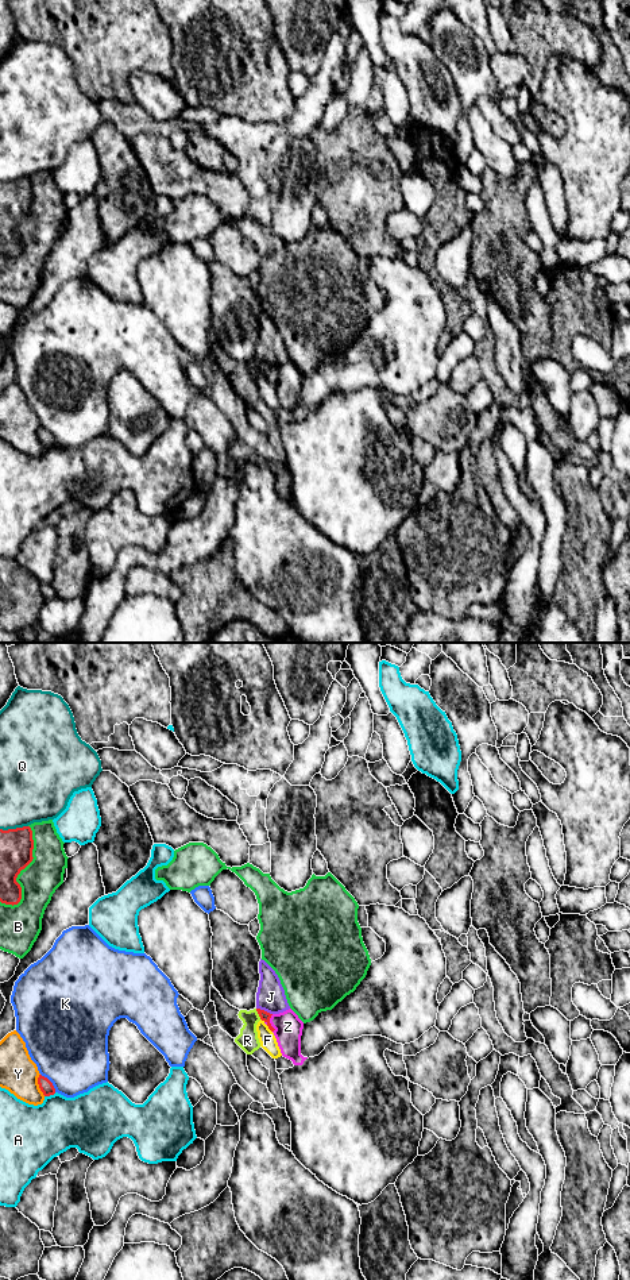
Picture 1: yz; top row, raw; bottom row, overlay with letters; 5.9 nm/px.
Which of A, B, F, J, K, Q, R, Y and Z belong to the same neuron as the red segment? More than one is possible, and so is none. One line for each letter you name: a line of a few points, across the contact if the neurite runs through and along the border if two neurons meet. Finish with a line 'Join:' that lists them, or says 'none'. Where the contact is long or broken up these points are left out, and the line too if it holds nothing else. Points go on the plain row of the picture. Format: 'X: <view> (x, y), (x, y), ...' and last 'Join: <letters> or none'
Z: yz (265, 367), (270, 376), (288, 378)
Join: Z

